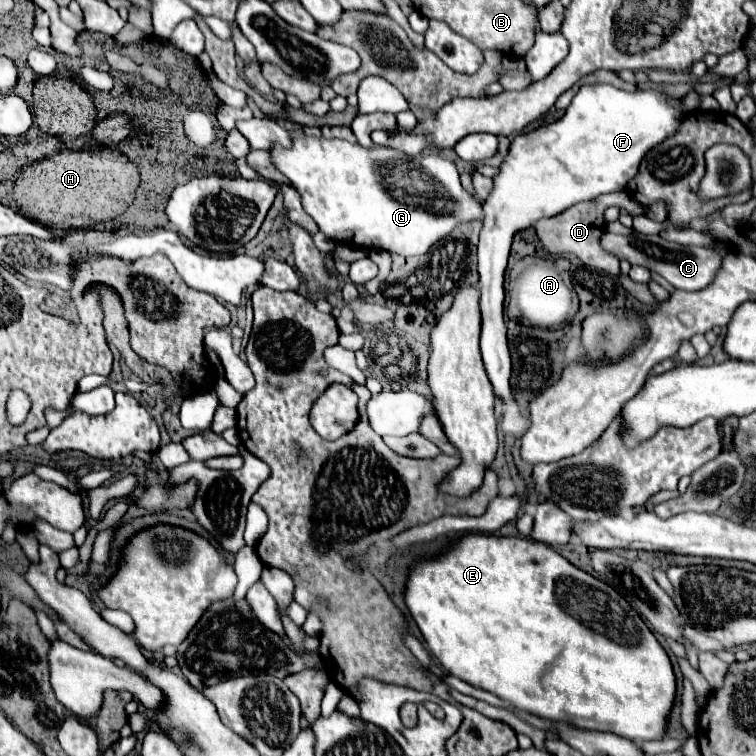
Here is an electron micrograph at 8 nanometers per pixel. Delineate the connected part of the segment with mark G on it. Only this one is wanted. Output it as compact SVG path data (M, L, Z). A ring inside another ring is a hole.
M306 135L296 137L292 149L274 145L270 155L278 171L284 173L292 181L292 187L300 193L304 211L318 223L326 237L338 243L354 243L356 247L364 249L382 249L392 255L424 255L434 243L448 237L462 221L482 217L482 201L462 189L454 163L438 155L426 155L416 157L416 161L408 161L404 153L388 147L364 149L358 143L352 145L340 139L316 139Z

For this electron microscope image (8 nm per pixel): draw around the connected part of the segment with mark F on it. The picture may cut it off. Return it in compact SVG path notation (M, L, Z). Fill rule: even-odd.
M586 85L572 99L564 117L536 131L516 135L510 153L494 177L494 189L484 203L484 227L478 241L480 309L482 309L482 361L494 395L512 401L512 361L504 325L504 271L510 243L516 231L532 227L542 217L554 217L568 207L596 199L592 193L622 191L638 173L642 157L668 135L674 135L684 113L668 105L668 95L646 91L622 91L612 85Z

